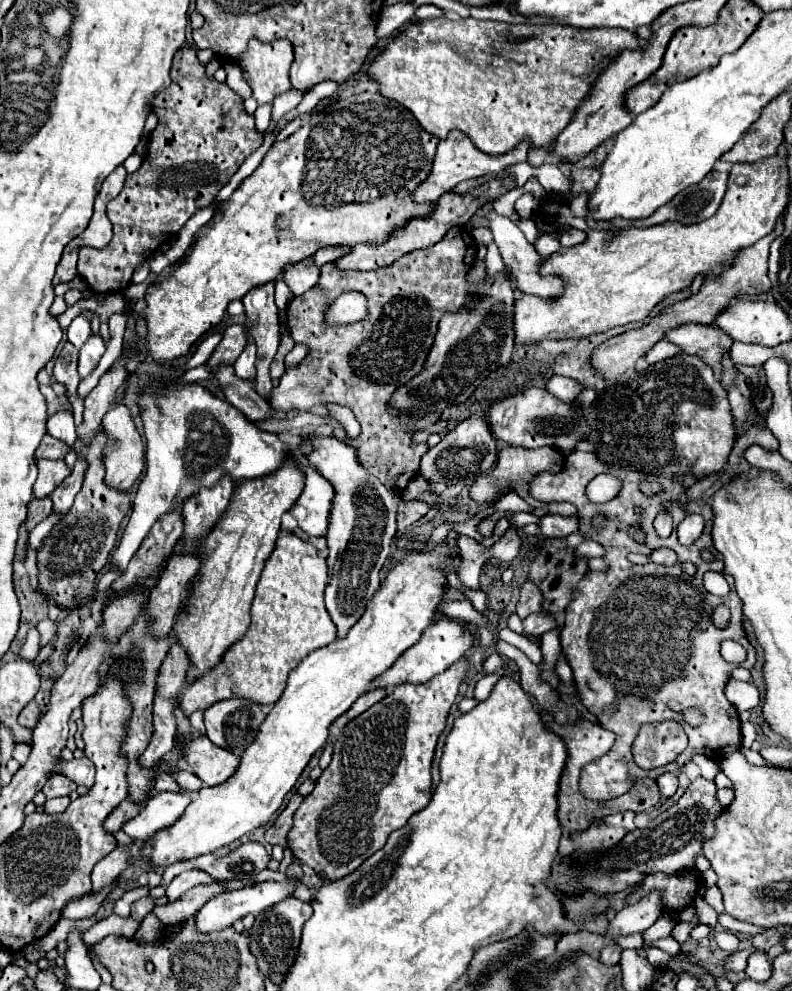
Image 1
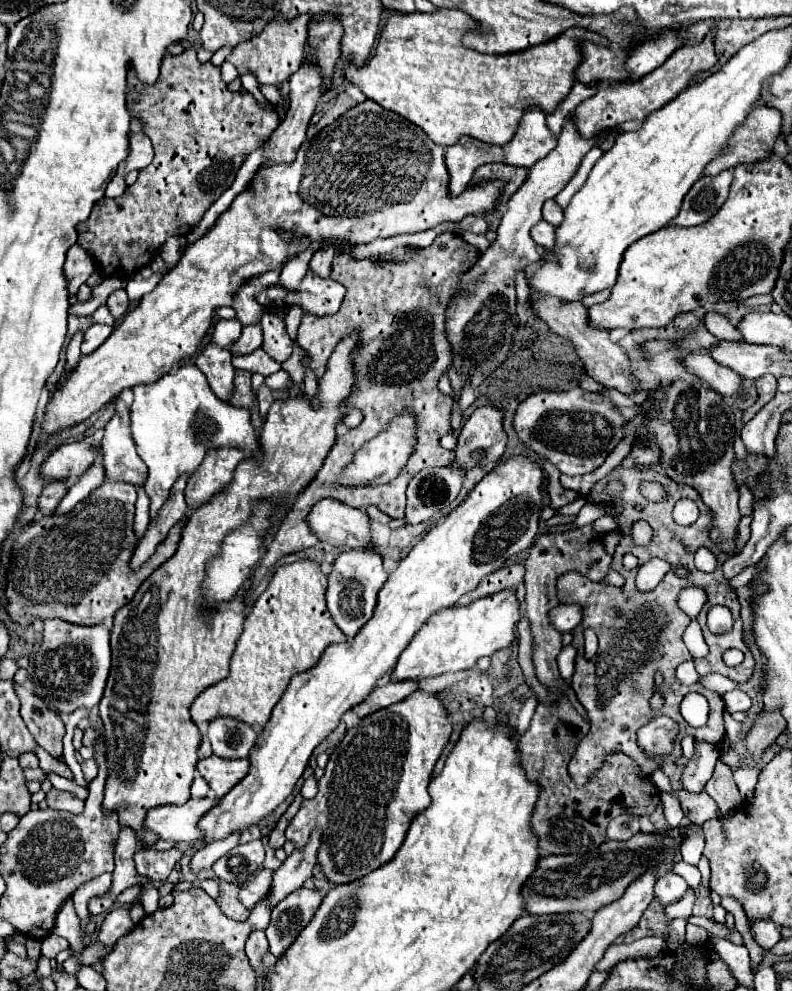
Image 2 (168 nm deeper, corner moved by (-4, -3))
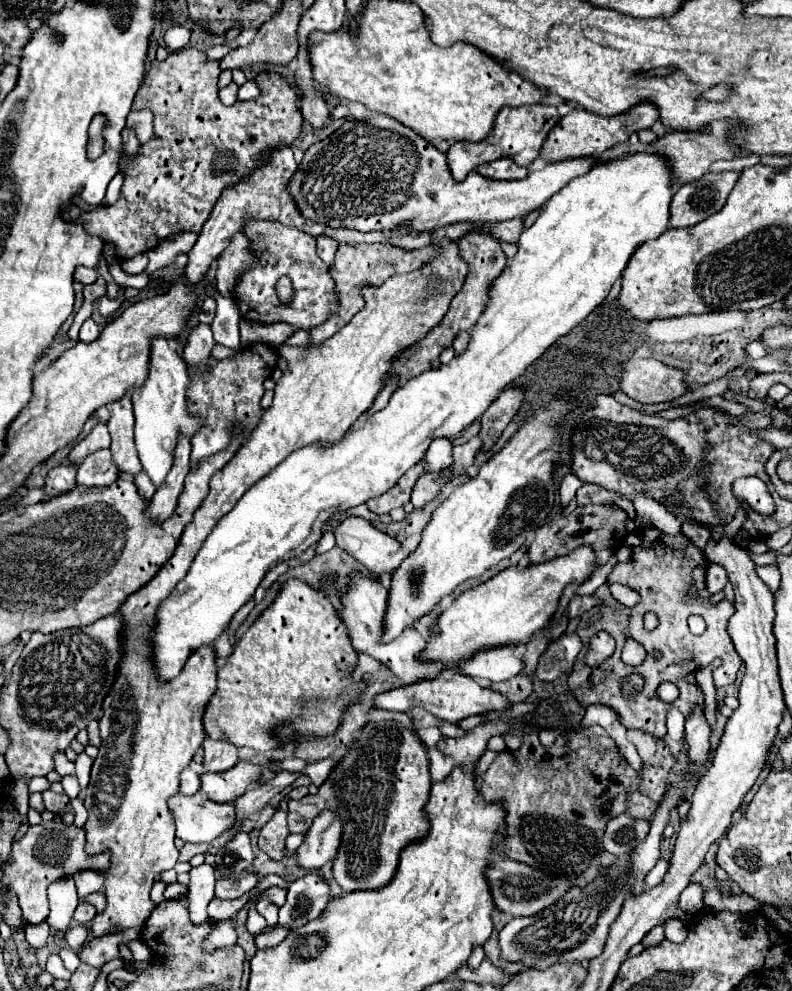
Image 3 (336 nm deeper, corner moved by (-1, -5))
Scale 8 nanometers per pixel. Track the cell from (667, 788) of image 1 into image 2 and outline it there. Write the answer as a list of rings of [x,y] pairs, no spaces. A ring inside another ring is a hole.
[[[662,792],[662,806],[664,806],[664,816],[666,816],[666,822],[668,826],[676,828],[682,824],[682,808],[680,808],[680,800],[672,794],[672,792]]]

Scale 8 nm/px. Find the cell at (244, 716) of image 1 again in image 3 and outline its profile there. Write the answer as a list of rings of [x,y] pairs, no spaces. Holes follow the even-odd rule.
[[[207,738],[203,742],[203,750],[205,750],[205,756],[203,756],[205,772],[225,772],[227,768],[239,762],[237,748],[225,740],[217,742],[217,740]]]

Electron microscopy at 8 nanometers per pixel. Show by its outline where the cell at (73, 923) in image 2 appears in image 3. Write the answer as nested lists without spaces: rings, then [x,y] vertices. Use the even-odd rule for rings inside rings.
[[[73,878],[55,880],[47,888],[47,898],[49,898],[49,908],[51,908],[51,912],[47,916],[47,924],[57,932],[65,932],[69,928],[69,922],[73,918],[77,904],[79,904]]]

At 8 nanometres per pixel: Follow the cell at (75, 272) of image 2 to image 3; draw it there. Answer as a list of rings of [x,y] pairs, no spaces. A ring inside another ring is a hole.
[[[77,268],[75,272],[75,280],[81,284],[93,284],[97,280],[97,272],[93,268]]]

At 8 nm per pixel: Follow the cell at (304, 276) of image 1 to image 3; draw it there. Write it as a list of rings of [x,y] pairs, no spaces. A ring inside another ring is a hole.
[[[319,236],[317,238],[317,256],[327,264],[331,266],[333,264],[333,258],[335,258],[335,252],[337,252],[337,242],[329,236]]]

